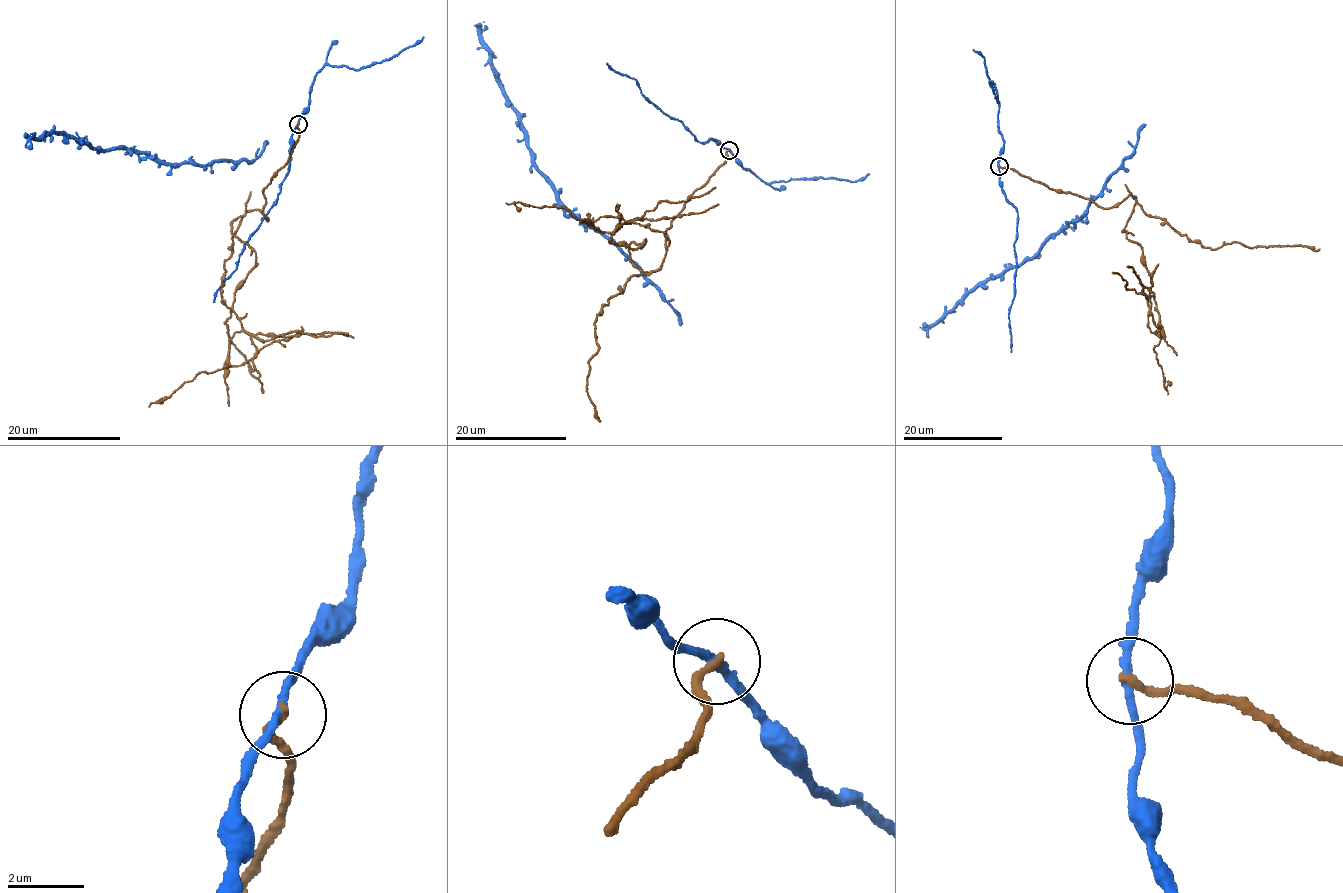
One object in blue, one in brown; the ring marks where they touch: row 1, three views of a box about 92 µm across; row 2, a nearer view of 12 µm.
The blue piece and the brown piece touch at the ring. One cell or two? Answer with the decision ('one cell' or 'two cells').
two cells

